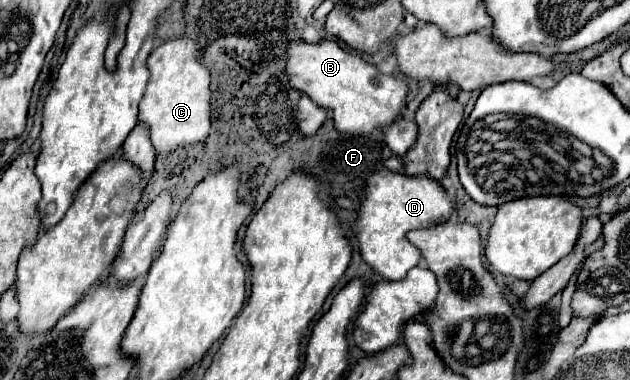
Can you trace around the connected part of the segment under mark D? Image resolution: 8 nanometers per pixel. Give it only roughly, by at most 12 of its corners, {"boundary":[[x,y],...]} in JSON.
{"boundary":[[371,174],[353,224],[363,262],[401,280],[405,238],[447,222],[455,198],[429,176]]}

